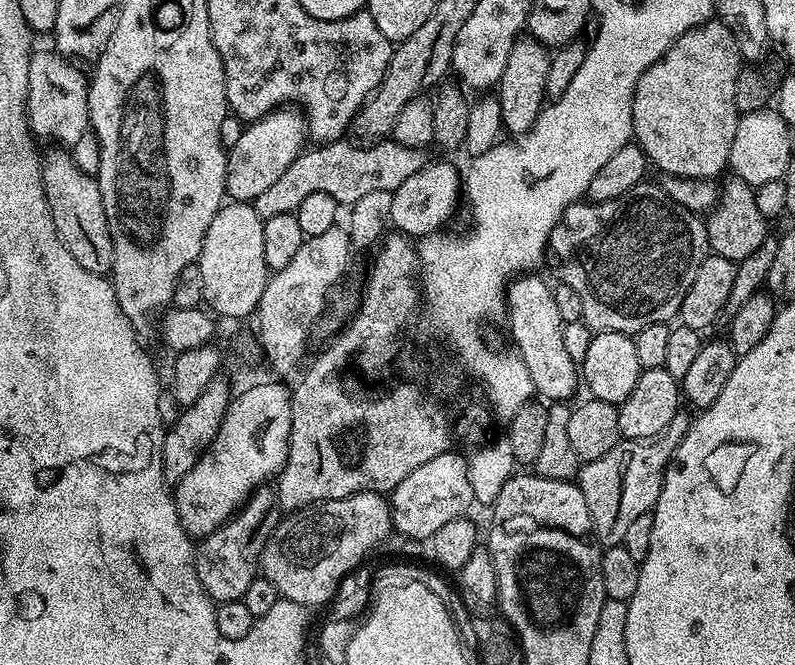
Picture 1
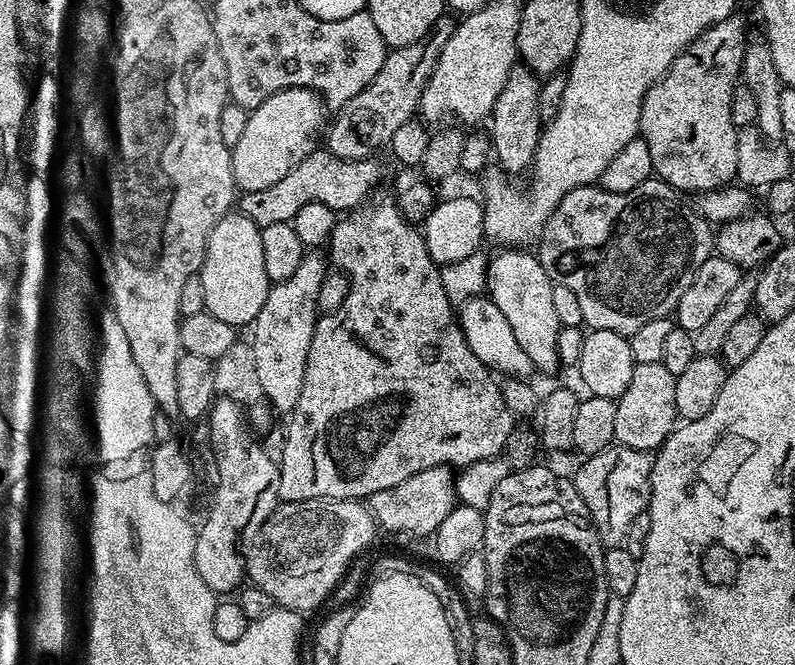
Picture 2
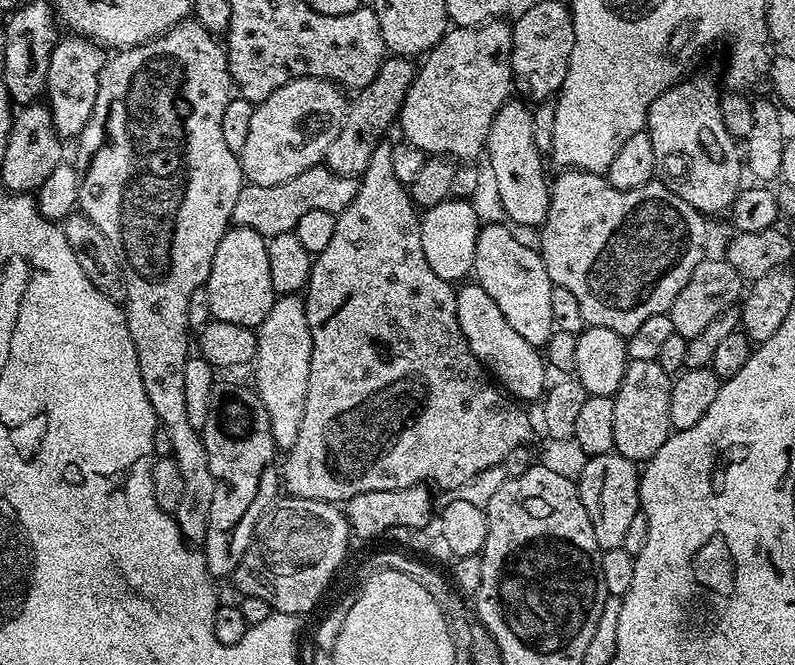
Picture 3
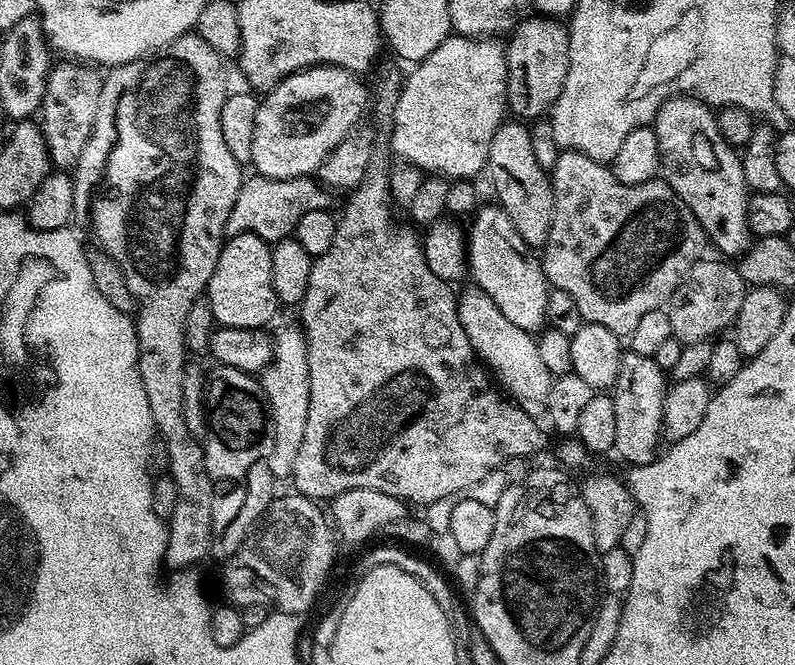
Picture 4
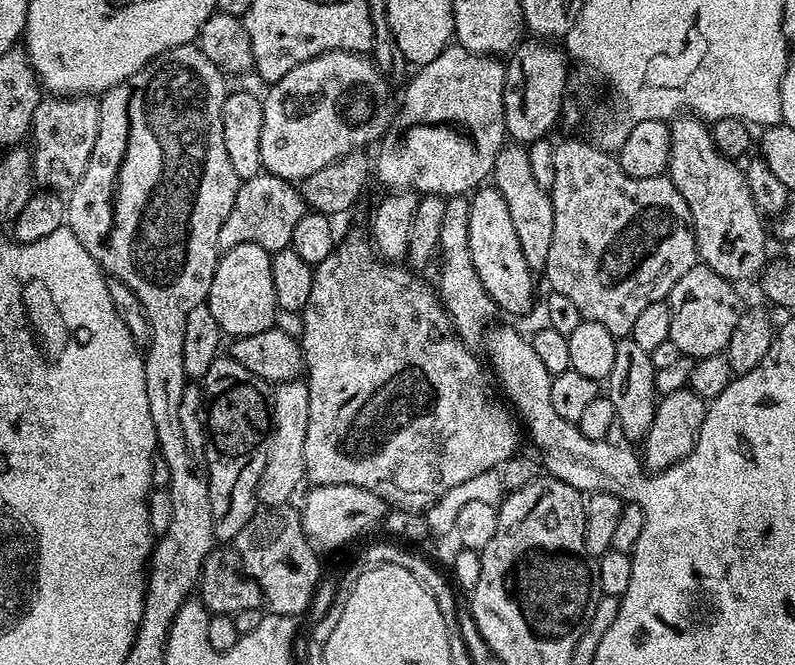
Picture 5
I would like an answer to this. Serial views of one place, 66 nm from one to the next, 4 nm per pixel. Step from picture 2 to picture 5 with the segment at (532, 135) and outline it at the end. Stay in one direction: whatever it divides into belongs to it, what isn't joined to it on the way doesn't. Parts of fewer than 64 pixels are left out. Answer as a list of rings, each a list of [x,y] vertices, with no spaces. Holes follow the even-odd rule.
[[[519,142],[505,143],[492,167],[491,183],[506,198],[506,210],[510,210],[510,222],[514,222],[514,234],[522,242],[522,254],[534,270],[543,270],[550,255],[550,238],[554,238],[554,210],[549,189],[543,188],[530,170],[528,149]]]

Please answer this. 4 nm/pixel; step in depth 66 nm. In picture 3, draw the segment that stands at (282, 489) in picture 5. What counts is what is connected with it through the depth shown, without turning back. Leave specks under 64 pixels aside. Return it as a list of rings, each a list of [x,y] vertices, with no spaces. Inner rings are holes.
[[[299,295],[280,296],[270,306],[270,314],[255,329],[256,334],[256,393],[262,398],[262,406],[266,406],[266,414],[270,414],[270,430],[277,449],[287,450],[294,446],[294,438],[298,438],[298,426],[302,426],[302,410],[306,410],[306,386],[310,382],[310,354],[312,339],[310,326],[306,318],[303,299]]]

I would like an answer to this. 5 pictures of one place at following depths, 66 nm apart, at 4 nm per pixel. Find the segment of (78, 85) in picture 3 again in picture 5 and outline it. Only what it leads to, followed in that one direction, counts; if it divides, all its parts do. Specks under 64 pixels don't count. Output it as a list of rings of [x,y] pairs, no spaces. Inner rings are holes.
[[[45,95],[38,102],[32,119],[30,148],[32,175],[41,189],[57,194],[71,193],[72,187],[89,175],[94,142],[98,138],[100,101],[95,95]]]

